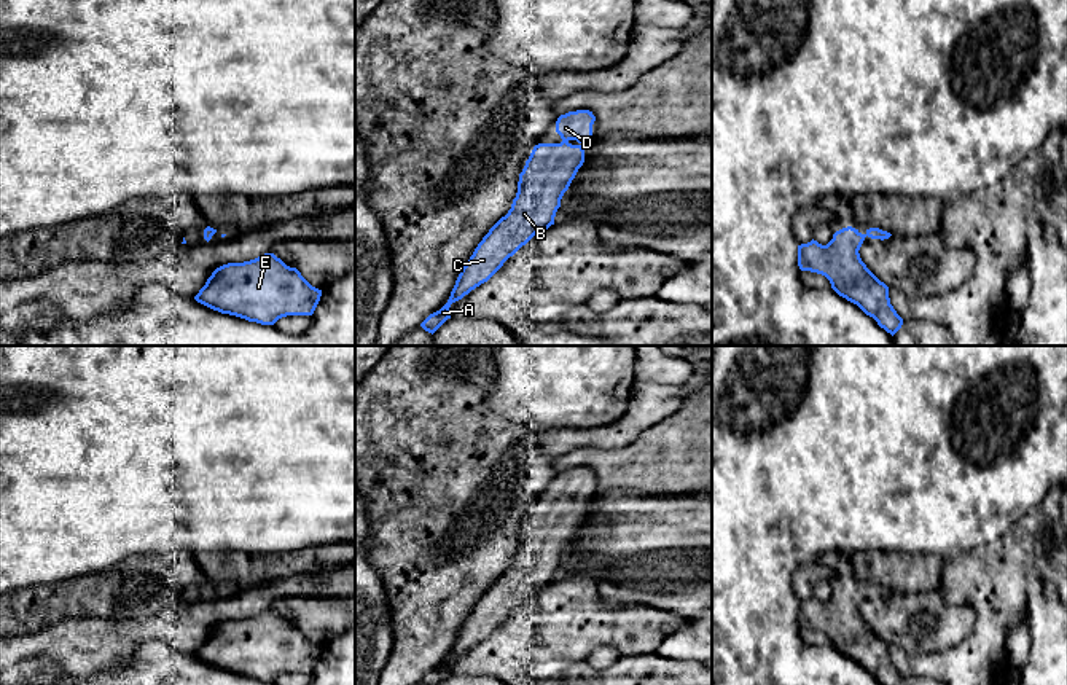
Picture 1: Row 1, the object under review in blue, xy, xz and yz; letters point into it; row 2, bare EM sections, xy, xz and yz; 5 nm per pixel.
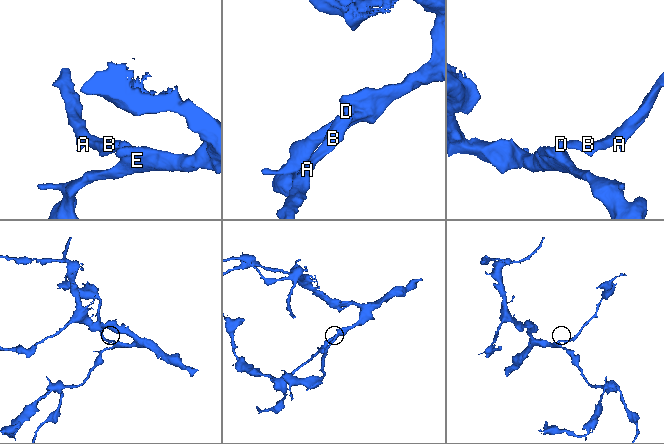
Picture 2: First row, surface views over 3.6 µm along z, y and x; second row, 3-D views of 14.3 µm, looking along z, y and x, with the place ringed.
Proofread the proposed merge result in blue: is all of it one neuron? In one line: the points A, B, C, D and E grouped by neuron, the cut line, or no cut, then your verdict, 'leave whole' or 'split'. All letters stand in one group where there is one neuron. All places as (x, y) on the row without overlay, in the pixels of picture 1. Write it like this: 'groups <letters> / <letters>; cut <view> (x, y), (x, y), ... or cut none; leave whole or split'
groups A B C D E; cut none; leave whole

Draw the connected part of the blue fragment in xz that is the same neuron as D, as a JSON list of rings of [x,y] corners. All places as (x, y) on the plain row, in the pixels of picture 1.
[[[589,467],[561,472],[556,489],[561,500],[534,503],[522,529],[511,566],[483,594],[462,624],[448,660],[430,671],[422,685],[440,685],[449,672],[452,660],[487,639],[503,620],[526,602],[537,589],[554,581],[561,556],[584,519],[580,502],[592,494],[596,473]]]

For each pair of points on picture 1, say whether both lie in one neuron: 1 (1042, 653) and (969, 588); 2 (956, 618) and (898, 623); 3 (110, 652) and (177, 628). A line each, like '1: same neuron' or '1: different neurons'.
1: different neurons
2: same neuron
3: same neuron

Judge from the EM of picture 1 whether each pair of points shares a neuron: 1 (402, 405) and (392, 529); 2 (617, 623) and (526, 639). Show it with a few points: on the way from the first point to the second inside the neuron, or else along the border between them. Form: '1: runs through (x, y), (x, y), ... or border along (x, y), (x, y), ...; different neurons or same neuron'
1: runs through (402, 435), (400, 499); same neuron
2: runs through (594, 626), (548, 630); same neuron

